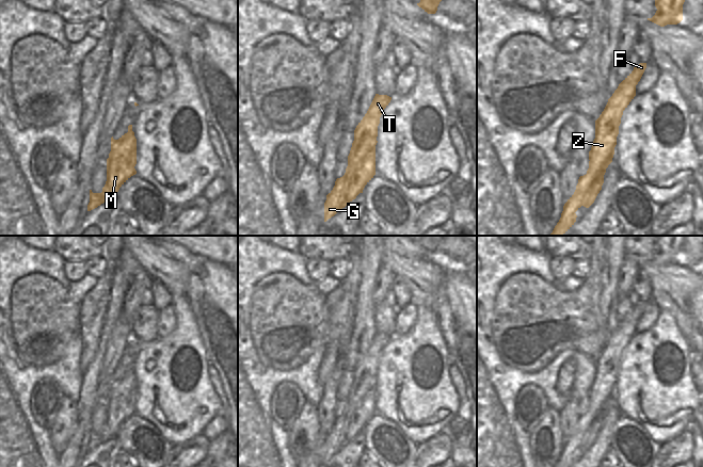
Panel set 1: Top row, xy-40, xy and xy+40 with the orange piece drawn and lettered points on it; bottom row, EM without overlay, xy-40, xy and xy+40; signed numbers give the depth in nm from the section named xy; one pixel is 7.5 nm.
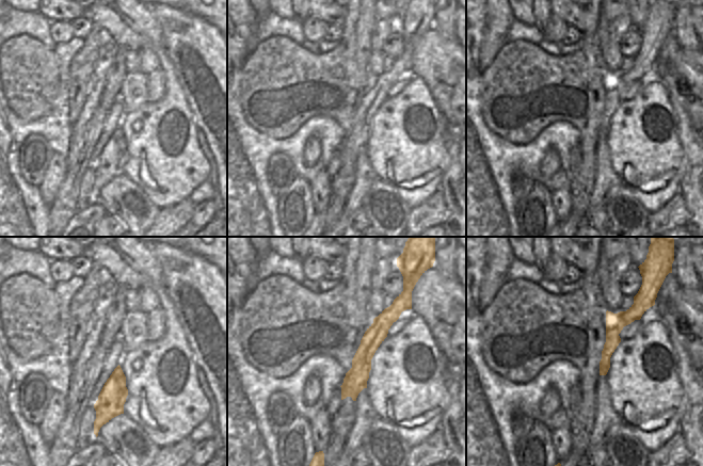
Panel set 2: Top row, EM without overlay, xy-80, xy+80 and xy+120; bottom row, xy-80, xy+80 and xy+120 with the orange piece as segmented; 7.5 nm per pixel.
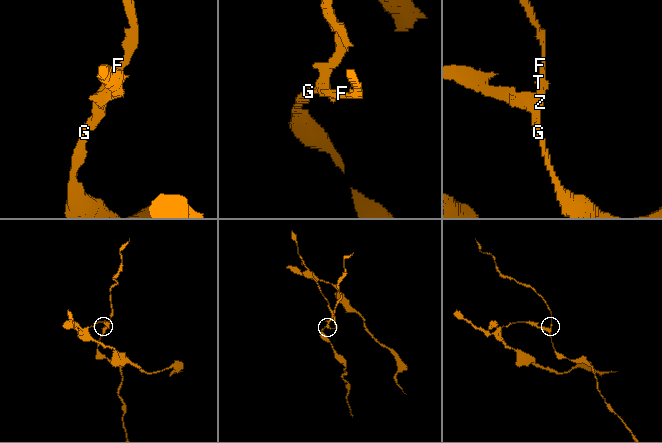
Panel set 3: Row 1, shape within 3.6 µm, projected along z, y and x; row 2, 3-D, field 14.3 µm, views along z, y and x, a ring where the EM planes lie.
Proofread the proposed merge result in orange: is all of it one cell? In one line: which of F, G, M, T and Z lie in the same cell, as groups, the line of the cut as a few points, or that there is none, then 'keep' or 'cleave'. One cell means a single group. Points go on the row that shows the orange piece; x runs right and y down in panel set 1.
F G T Z / M | xy+40 (612, 155), (589, 188), (585, 202), (581, 205) | cleave

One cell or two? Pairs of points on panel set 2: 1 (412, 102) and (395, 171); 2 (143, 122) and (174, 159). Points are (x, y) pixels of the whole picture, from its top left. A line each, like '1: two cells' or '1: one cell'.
1: one cell
2: one cell

